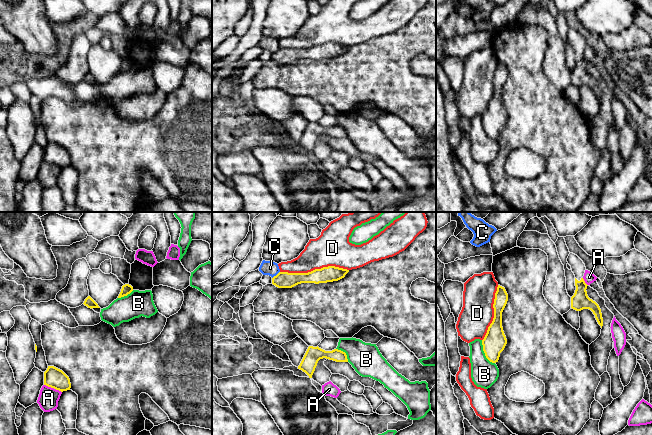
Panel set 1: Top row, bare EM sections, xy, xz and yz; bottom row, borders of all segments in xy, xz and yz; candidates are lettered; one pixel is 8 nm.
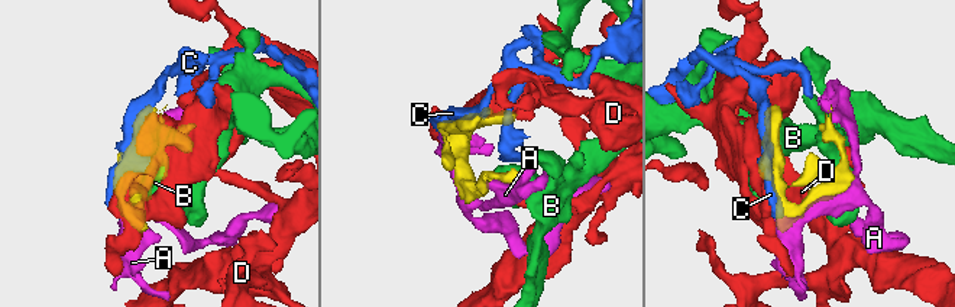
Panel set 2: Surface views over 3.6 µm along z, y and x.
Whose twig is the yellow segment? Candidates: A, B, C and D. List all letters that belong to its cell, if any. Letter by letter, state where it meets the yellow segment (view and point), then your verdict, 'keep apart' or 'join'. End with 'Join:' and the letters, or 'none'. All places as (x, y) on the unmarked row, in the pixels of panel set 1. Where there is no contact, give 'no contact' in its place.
A: contact xy (53, 163); keep apart
B: contact yz (484, 128); keep apart
C: contact xz (276, 51); keep apart
D: contact xz (315, 45); keep apart
Join: none

